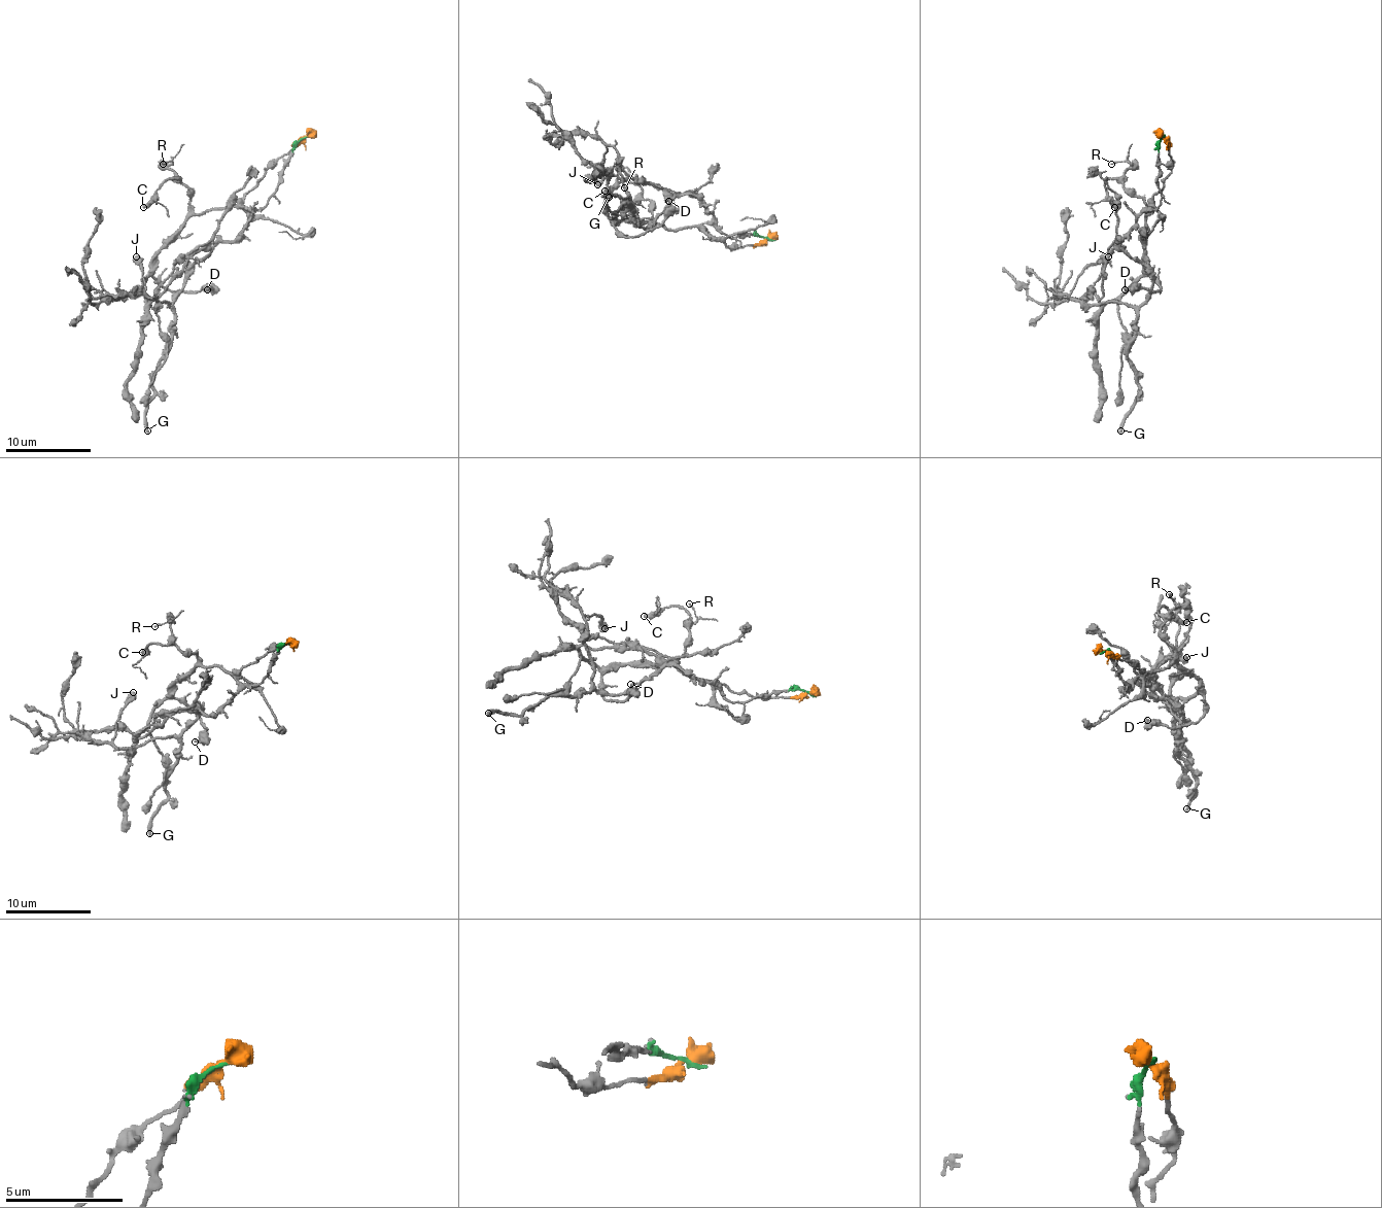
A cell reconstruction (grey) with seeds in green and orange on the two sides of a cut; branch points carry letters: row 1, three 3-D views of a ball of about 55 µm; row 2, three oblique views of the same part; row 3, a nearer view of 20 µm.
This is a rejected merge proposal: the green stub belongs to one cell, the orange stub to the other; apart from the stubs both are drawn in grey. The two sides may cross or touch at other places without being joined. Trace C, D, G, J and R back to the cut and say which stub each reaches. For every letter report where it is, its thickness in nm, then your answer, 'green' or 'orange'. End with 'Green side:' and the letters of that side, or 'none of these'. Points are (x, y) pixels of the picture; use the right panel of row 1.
C: (1114, 207) | 380 nm | orange
D: (1125, 289) | 280 nm | orange
G: (1120, 430) | 280 nm | green
J: (1108, 256) | 550 nm | green
R: (1111, 164) | 130 nm | orange
Green side: G, J

